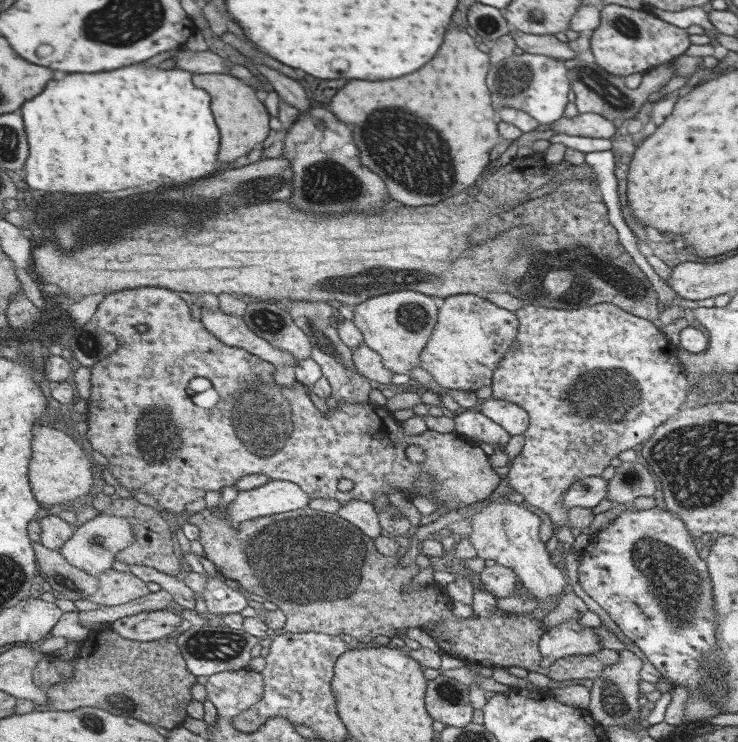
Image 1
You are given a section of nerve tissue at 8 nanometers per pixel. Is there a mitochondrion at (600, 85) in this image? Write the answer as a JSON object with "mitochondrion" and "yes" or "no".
{"mitochondrion":"yes"}

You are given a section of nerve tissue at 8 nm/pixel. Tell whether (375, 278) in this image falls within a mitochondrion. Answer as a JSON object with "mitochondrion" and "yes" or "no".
{"mitochondrion":"yes"}

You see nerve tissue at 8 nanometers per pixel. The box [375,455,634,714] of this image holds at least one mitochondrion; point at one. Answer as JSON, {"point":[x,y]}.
{"point":[450,693]}

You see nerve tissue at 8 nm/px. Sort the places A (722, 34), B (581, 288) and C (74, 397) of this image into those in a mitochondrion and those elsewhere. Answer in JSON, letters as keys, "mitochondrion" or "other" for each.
{"A":"other","B":"mitochondrion","C":"other"}

